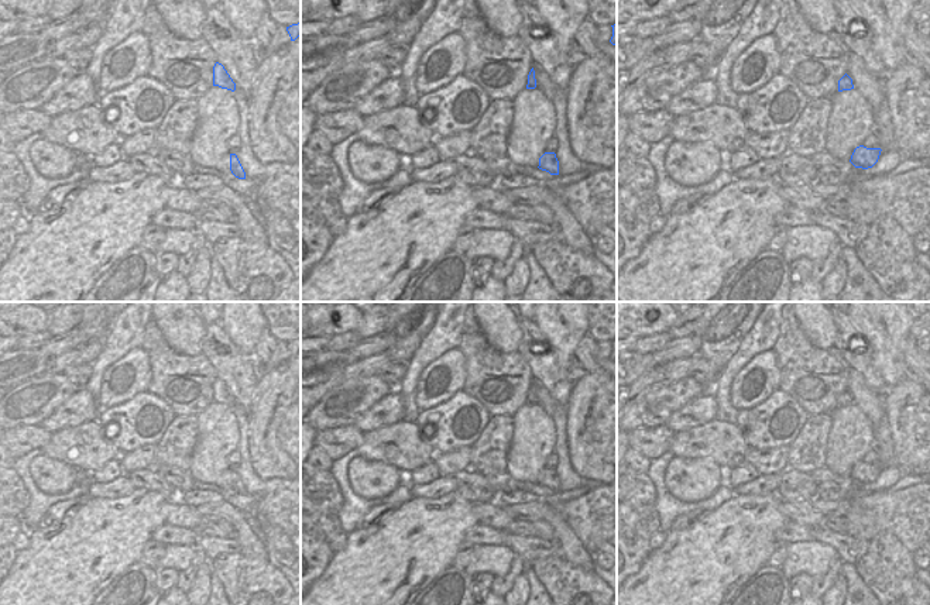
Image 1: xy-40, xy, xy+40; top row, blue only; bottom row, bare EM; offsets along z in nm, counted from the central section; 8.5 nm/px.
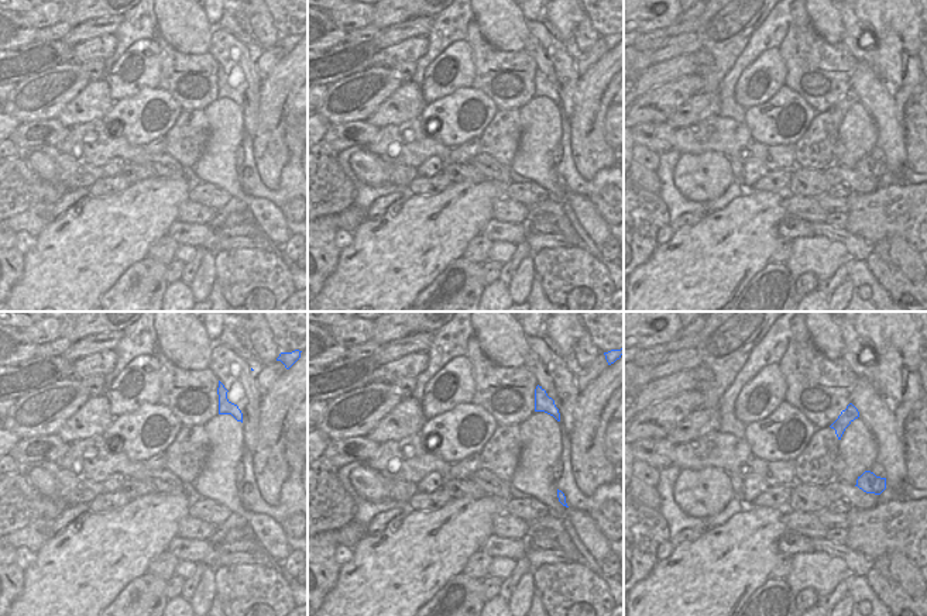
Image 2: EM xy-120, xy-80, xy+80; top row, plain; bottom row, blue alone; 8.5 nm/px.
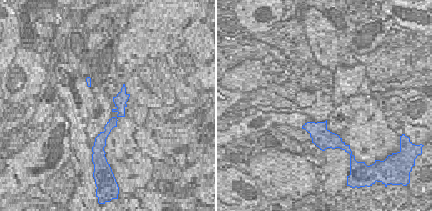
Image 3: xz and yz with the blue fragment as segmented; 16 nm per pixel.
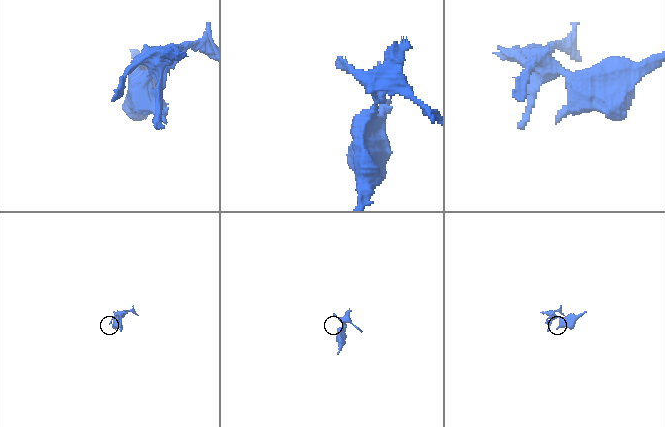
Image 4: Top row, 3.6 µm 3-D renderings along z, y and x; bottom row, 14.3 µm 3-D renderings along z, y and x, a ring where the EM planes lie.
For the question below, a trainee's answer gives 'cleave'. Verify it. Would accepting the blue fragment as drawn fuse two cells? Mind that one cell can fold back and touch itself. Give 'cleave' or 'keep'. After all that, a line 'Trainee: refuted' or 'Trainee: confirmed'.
cleave
Trainee: confirmed

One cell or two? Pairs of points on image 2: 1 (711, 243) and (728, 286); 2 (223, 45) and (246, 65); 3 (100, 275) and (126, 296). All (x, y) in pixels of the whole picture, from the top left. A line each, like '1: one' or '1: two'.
1: one
2: one
3: two

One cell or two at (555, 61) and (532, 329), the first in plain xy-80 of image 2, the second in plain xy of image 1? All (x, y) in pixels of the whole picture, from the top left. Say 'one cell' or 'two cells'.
one cell

